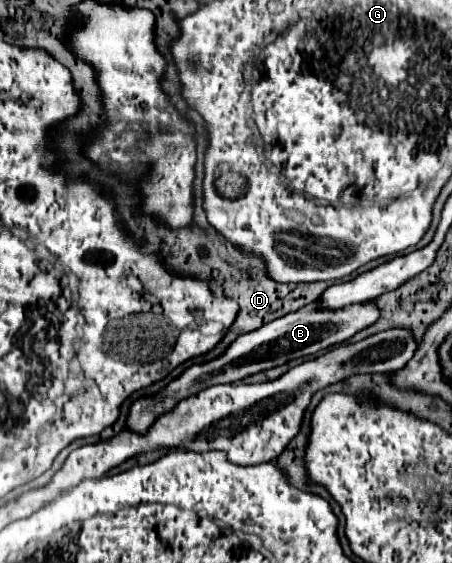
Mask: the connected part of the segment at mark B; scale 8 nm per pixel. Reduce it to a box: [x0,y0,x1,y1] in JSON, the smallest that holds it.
[123,303,379,433]

